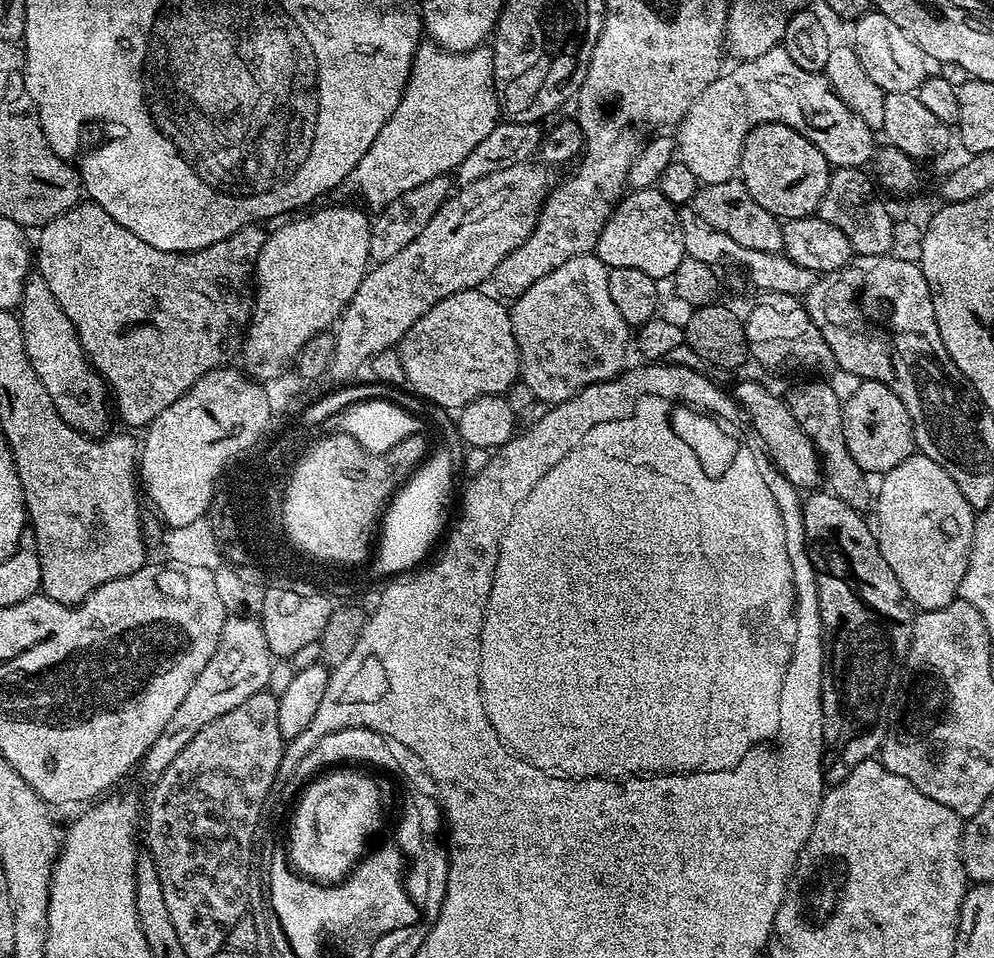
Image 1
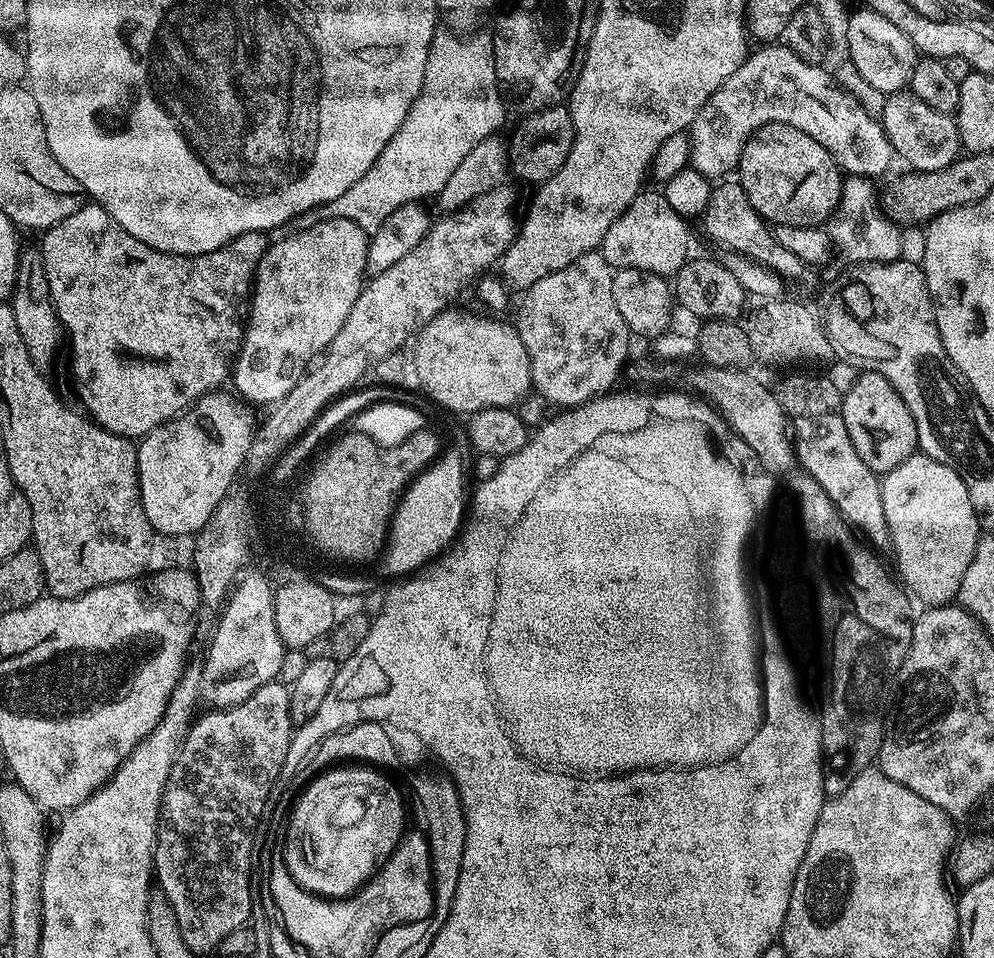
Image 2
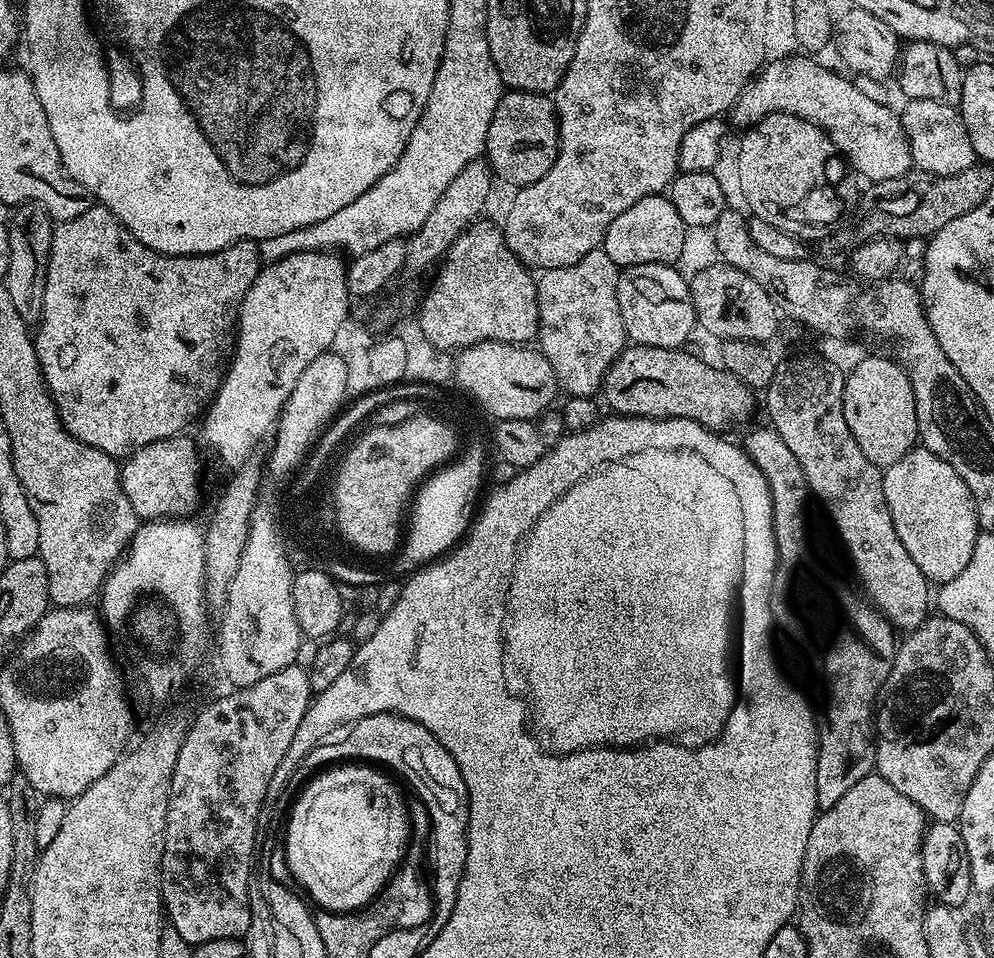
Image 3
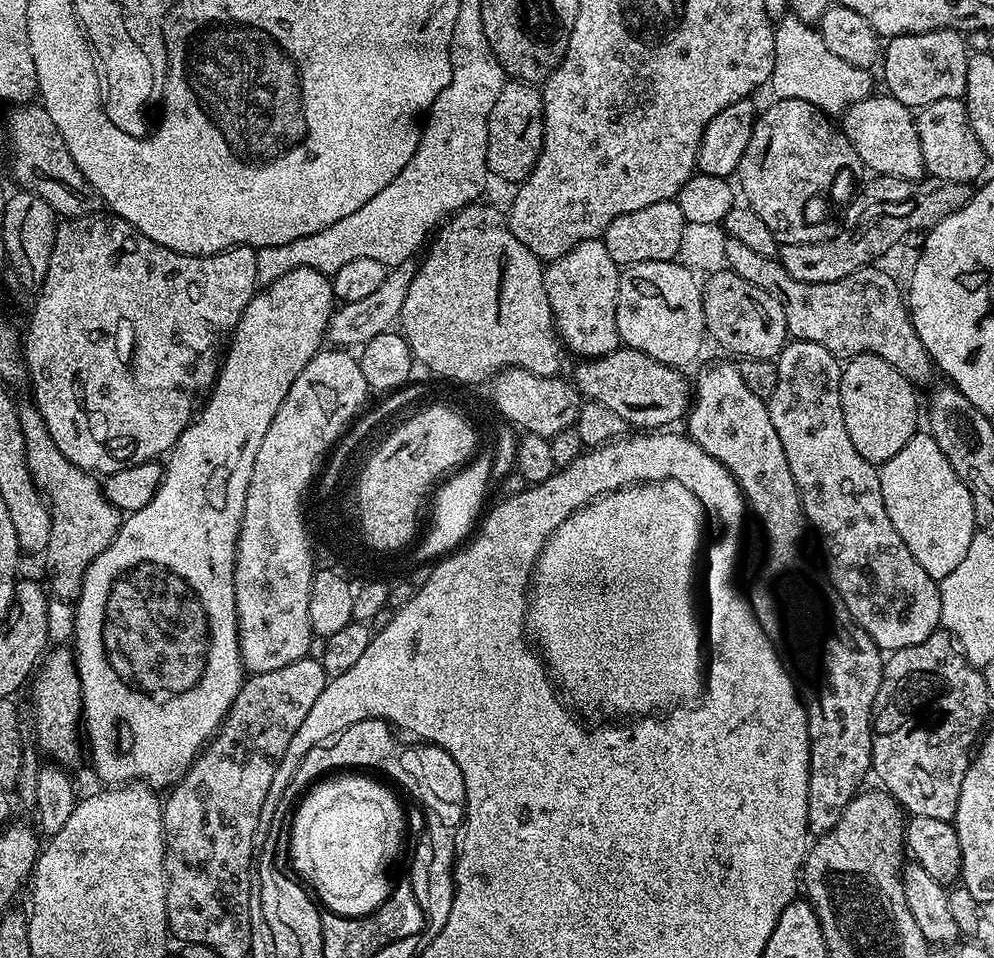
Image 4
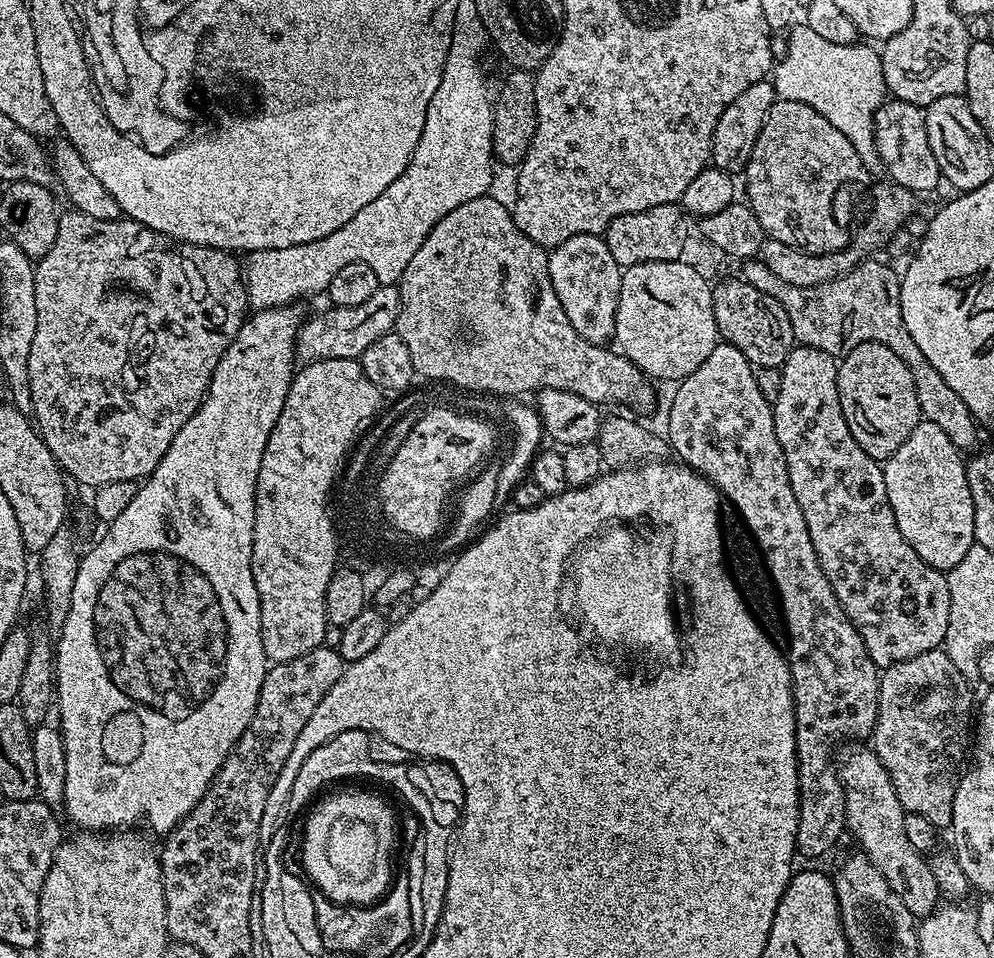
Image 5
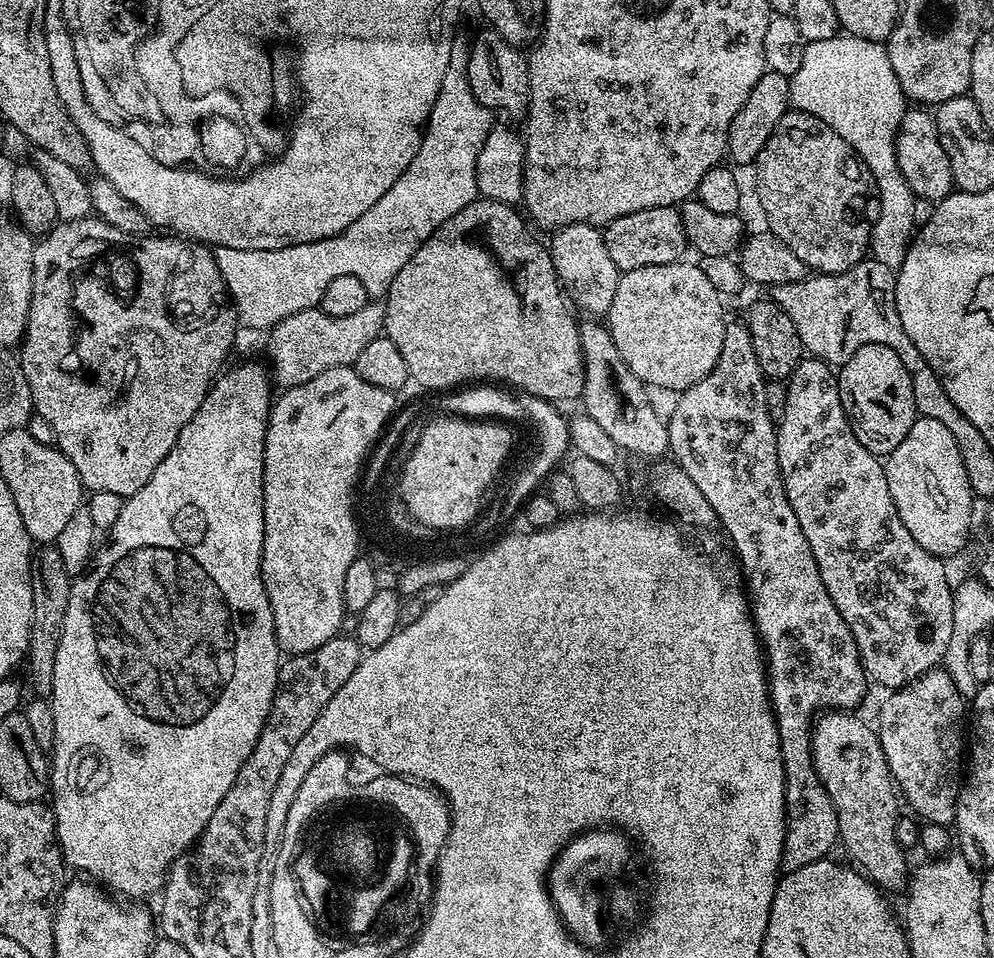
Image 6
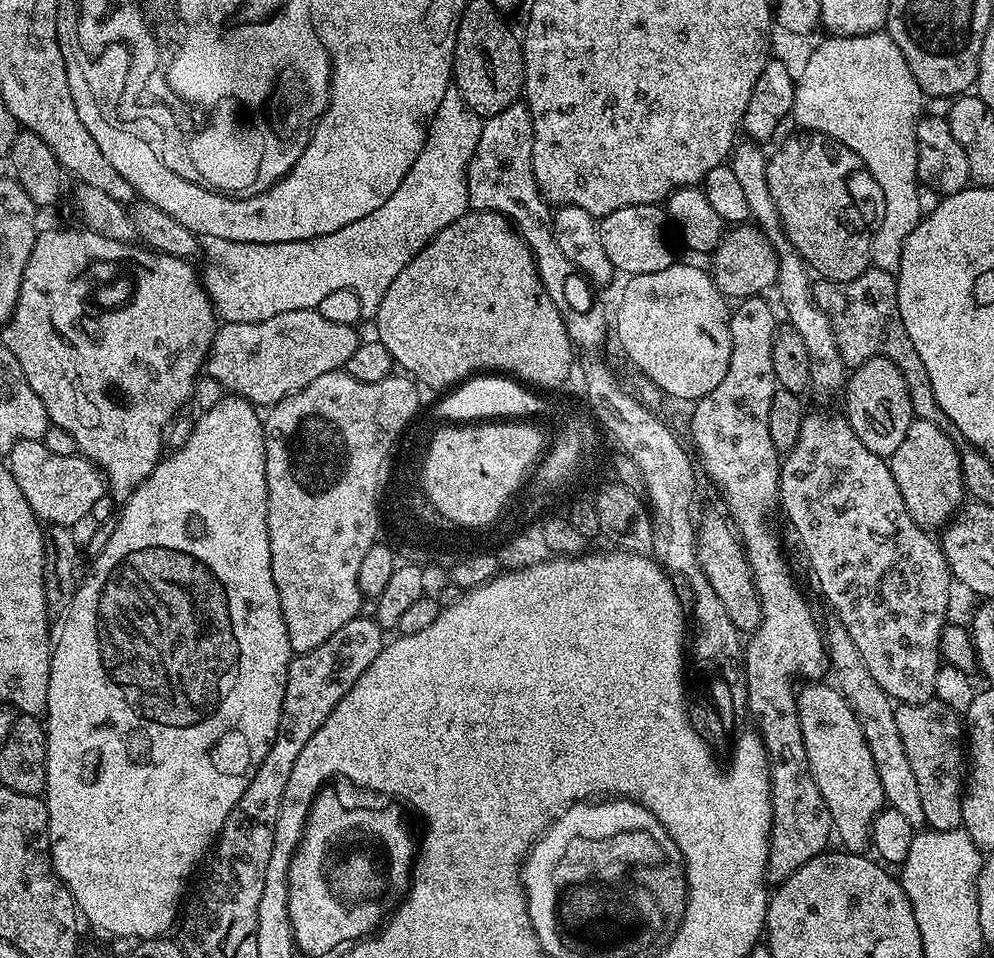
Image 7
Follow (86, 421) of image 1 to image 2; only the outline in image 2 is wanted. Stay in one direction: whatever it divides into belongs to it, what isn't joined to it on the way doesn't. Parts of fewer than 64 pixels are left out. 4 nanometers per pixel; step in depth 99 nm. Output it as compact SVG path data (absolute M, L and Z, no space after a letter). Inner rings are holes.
M25 247L18 258L18 270L14 278L14 286L10 303L14 310L14 319L18 321L18 334L22 334L22 342L26 342L26 350L41 370L56 356L56 347L62 344L60 319L56 316L56 307L52 304L50 286L46 278L46 266L39 247Z

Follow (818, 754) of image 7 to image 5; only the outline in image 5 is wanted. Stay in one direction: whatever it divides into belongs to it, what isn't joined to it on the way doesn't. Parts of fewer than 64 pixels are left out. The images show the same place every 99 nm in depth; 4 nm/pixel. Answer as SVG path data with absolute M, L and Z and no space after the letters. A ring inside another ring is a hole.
M856 746L848 757L838 764L840 781L846 798L846 828L860 843L859 851L890 882L890 890L902 898L902 902L917 918L929 916L941 903L942 897L934 873L925 853L914 850L910 838L906 838L906 815L902 802L890 782L886 766L868 746Z

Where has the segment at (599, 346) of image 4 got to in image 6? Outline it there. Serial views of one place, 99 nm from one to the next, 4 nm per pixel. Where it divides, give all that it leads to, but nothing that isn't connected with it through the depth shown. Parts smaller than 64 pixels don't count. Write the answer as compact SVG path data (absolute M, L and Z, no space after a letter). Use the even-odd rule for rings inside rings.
M571 224L555 229L551 236L550 251L554 270L571 303L589 317L607 317L610 302L614 302L614 290L618 290L622 273L614 266L610 253L606 251L603 231L595 224Z

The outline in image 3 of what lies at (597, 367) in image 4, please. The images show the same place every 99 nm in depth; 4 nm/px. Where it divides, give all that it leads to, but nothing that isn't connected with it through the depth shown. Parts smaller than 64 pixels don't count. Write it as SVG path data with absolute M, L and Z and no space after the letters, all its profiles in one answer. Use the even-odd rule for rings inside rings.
M632 344L625 347L604 375L602 397L613 413L622 416L652 416L656 420L678 418L681 422L693 420L720 434L728 430L724 428L736 428L746 423L756 404L758 408L758 400L752 397L755 396L753 389L713 364L691 356L684 348Z

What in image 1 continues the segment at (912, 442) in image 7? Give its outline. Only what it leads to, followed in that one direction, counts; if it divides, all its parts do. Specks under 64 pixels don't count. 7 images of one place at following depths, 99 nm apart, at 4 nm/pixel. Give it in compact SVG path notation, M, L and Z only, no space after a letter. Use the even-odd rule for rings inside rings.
M923 454L907 456L894 470L883 473L880 493L874 496L874 531L878 550L882 550L882 558L886 558L890 570L894 570L894 578L902 582L902 590L920 612L938 610L942 606L950 606L950 602L958 599L962 578L966 578L968 555L972 549L972 537L976 525L977 513L966 502L962 490L958 490L958 482L934 462L934 458Z

